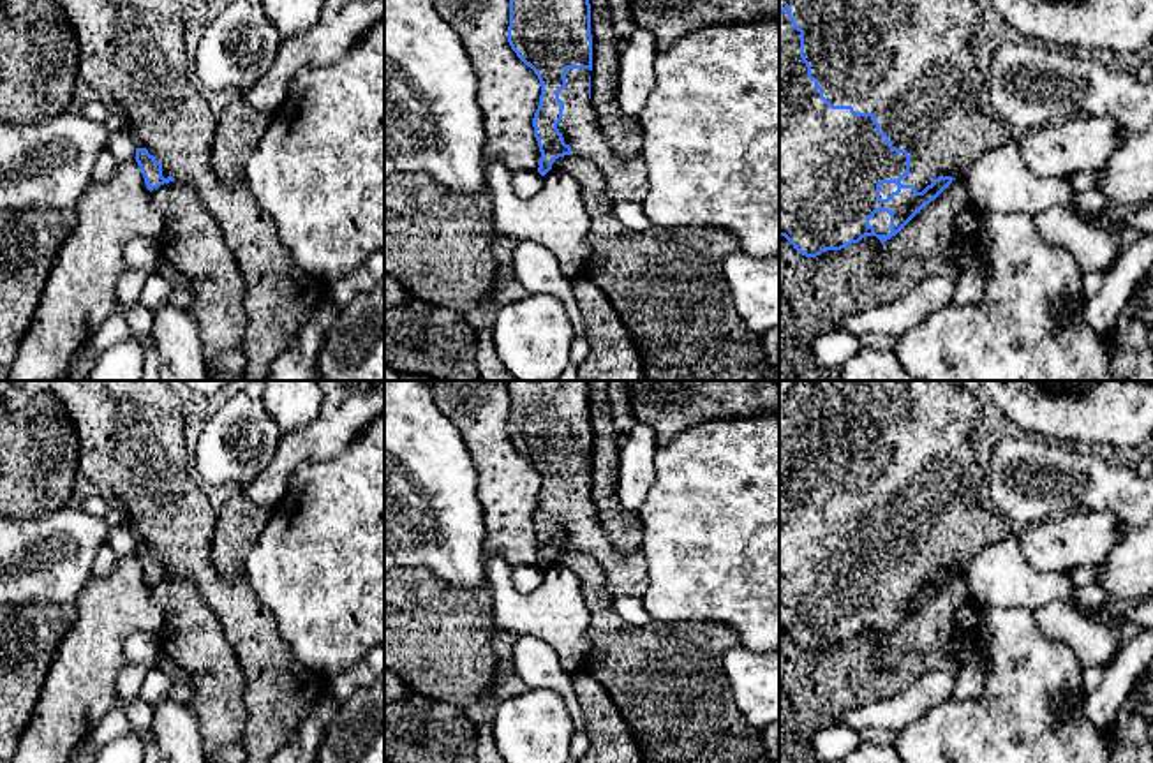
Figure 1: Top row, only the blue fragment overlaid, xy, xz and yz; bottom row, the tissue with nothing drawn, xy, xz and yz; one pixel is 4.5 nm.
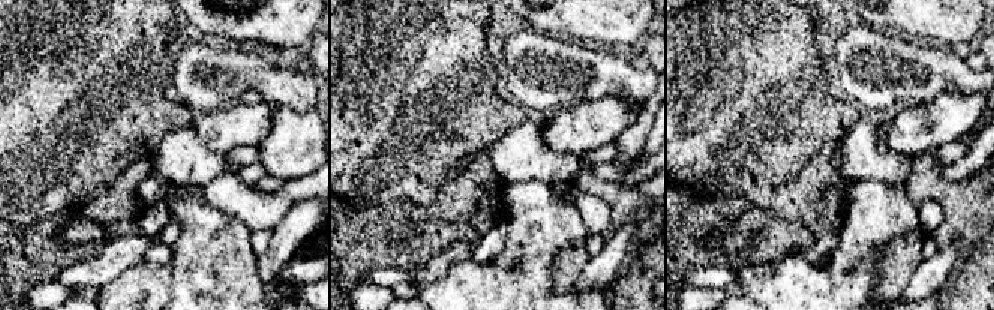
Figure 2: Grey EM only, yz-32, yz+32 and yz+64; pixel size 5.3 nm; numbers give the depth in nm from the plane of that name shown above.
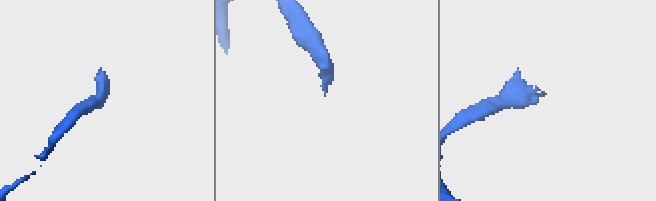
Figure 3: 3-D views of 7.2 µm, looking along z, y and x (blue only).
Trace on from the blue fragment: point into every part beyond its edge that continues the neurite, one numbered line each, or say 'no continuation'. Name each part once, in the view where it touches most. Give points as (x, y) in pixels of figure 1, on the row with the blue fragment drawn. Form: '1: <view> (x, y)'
1: yz (908, 62)

